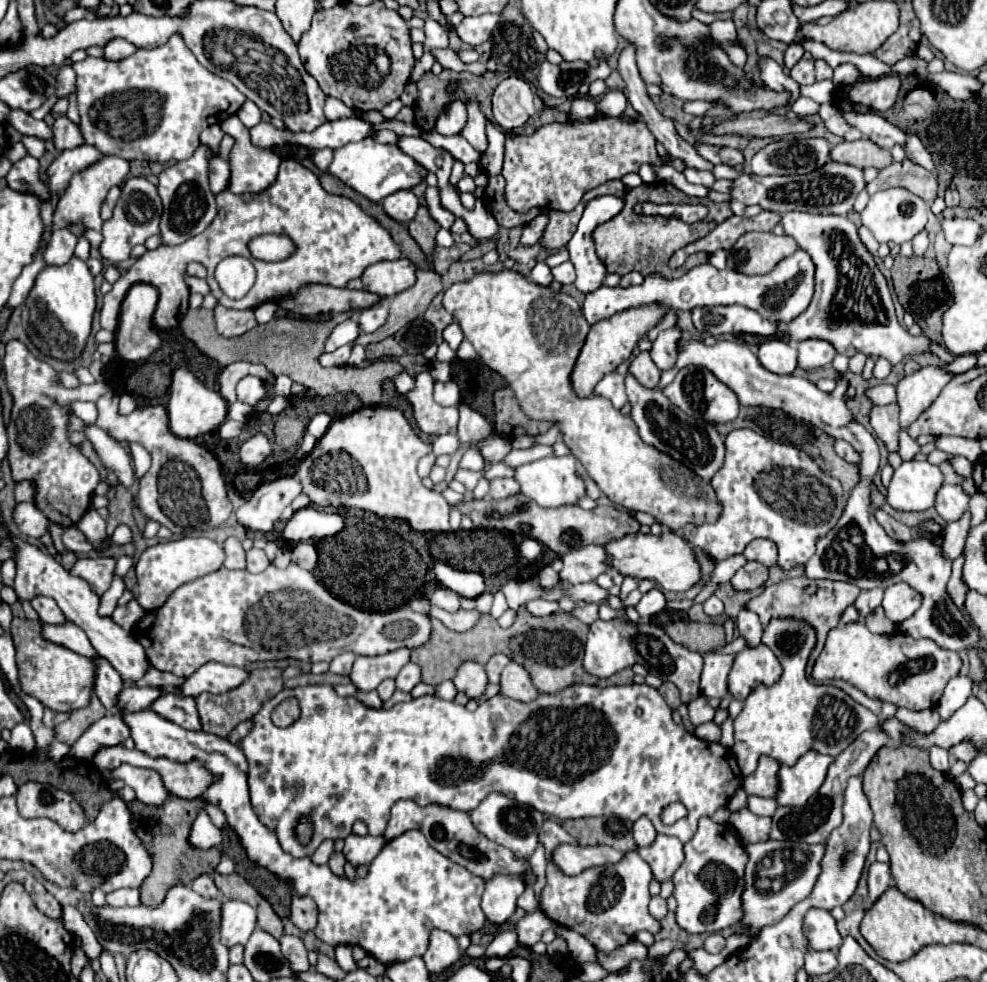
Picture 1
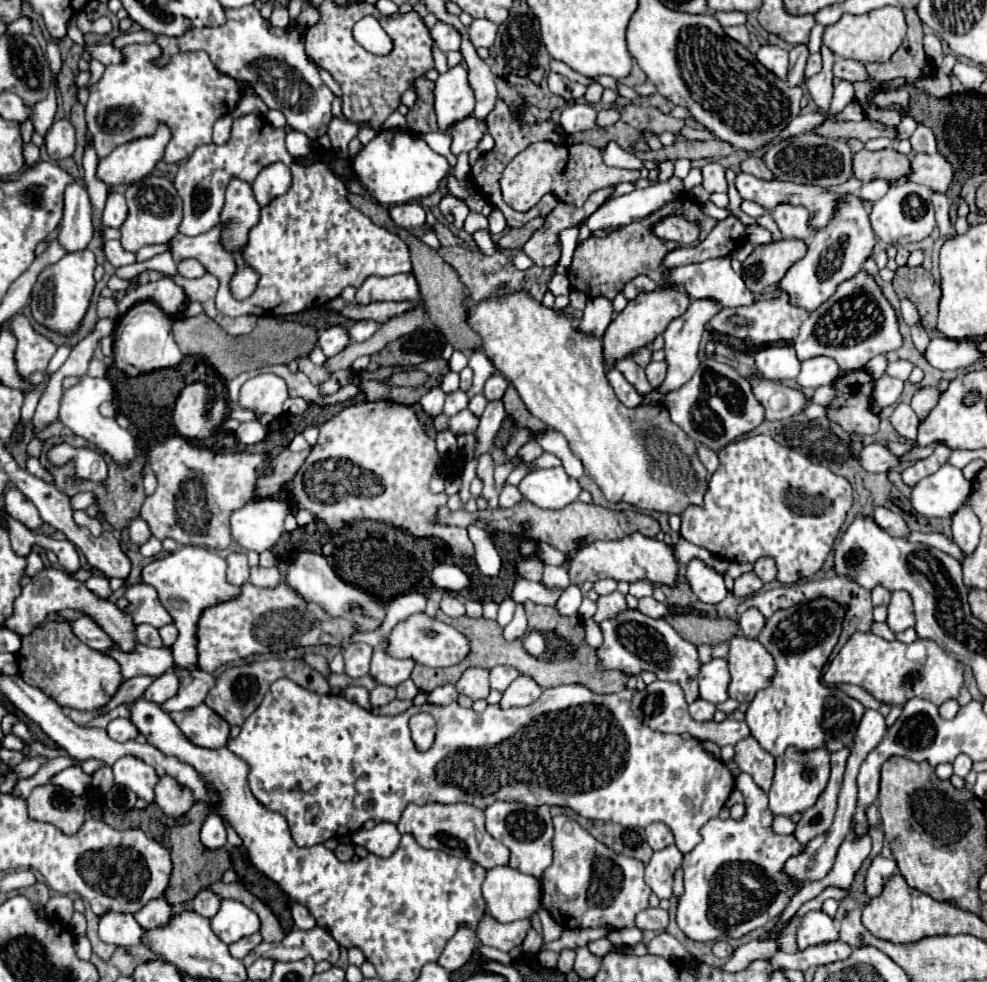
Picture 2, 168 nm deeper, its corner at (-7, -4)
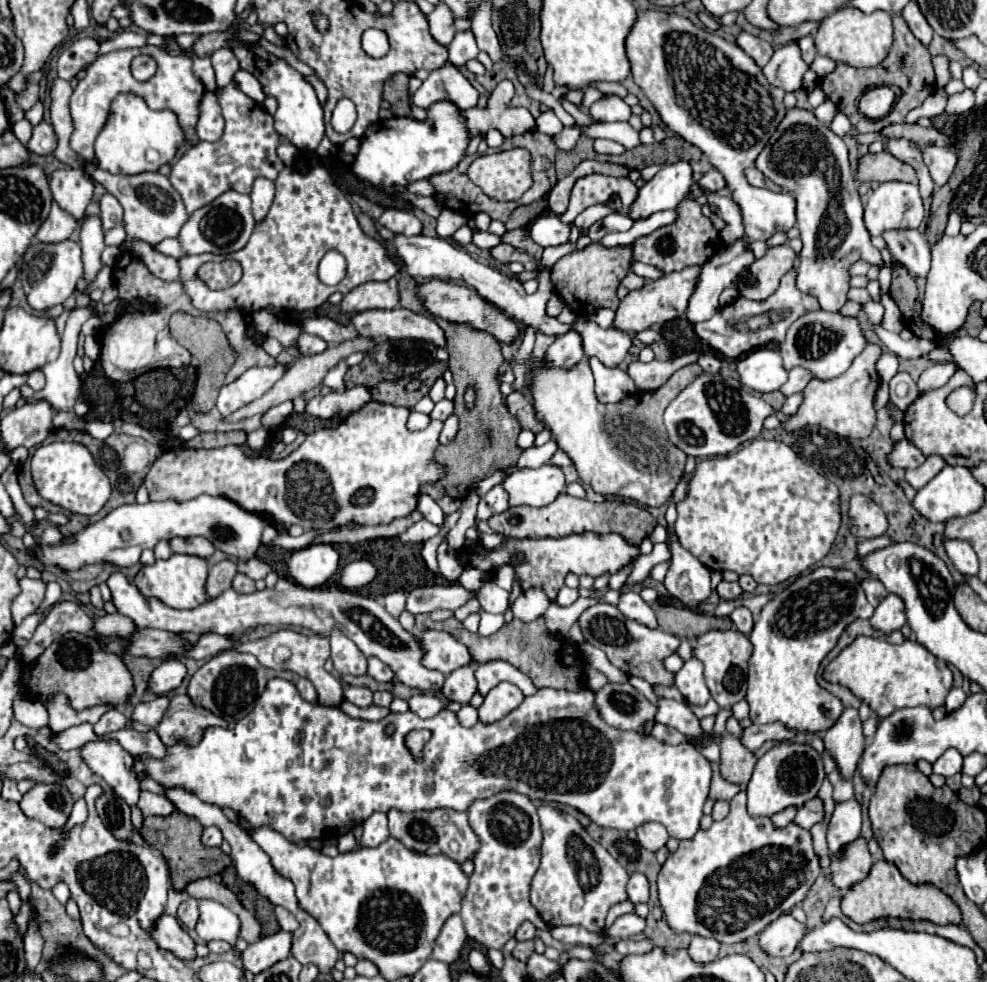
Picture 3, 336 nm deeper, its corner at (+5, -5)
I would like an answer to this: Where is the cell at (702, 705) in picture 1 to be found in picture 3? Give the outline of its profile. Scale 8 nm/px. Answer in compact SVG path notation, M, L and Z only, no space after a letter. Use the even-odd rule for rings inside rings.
M658 698L656 704L656 722L672 726L676 730L680 730L682 734L704 734L700 720L694 716L694 712L684 704L684 702L676 702L676 700L668 700L668 698Z

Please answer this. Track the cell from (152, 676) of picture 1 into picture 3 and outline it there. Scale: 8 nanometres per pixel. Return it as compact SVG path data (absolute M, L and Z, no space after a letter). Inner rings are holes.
M54 694L46 700L46 710L48 710L48 728L58 734L64 732L70 726L78 726L84 722L96 724L100 720L100 716L112 708L112 706L94 706L94 708L86 708L86 710L74 710L68 702L68 698L64 694Z

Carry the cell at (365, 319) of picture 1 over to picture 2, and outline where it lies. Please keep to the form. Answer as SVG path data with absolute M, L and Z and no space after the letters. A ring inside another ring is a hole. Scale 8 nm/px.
M356 321L348 329L348 335L352 341L366 341L368 337L372 337L378 331L378 327L380 327L380 323L376 323L376 321Z

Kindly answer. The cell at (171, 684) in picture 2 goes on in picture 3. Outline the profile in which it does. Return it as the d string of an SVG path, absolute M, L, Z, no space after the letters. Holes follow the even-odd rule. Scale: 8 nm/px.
M166 660L152 672L148 682L148 692L158 696L168 694L176 690L184 678L186 678L186 666L180 660Z

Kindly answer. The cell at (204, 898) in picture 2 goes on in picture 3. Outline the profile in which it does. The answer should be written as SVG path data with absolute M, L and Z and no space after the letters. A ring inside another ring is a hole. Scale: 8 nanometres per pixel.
M188 898L186 902L182 902L182 904L178 906L178 920L180 920L180 924L186 926L188 930L196 926L198 914L200 914L200 912L198 912L198 900L196 900L196 898Z

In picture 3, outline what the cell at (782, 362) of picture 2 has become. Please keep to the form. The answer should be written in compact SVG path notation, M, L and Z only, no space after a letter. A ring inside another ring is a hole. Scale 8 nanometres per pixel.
M756 348L744 354L738 360L736 370L740 374L740 382L756 392L774 392L788 378L780 352L768 348Z

